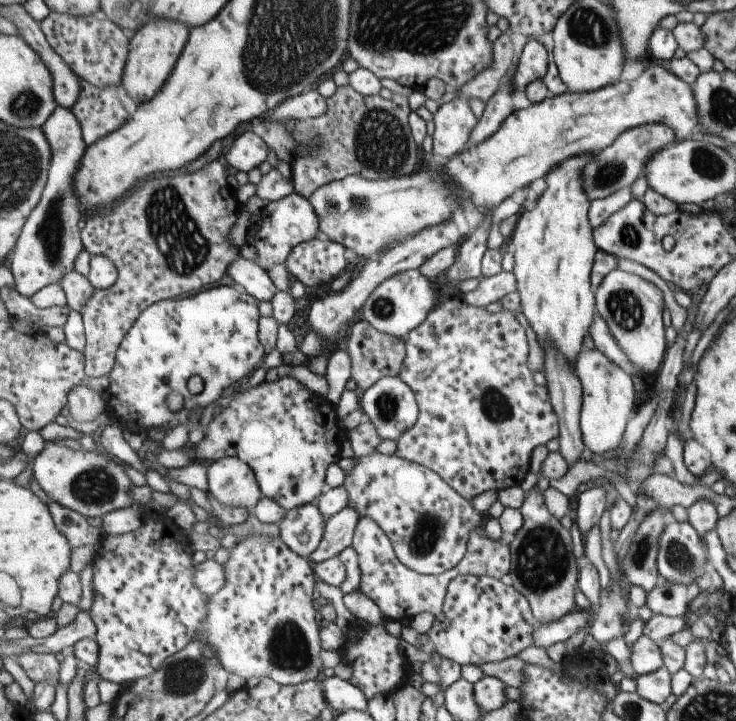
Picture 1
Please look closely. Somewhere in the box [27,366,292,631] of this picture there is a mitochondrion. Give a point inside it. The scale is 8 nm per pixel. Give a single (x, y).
(97, 485)

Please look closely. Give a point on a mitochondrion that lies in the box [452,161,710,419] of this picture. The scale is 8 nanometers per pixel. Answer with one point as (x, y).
(625, 308)

